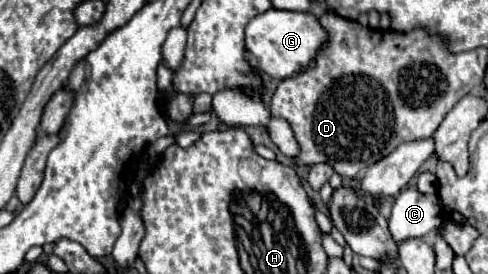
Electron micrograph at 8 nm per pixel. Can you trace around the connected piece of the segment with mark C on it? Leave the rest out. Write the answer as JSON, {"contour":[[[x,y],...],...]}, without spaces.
{"contour":[[[405,188],[393,204],[389,232],[395,244],[407,238],[423,238],[441,224],[443,208],[437,194],[421,194],[415,188]]]}

